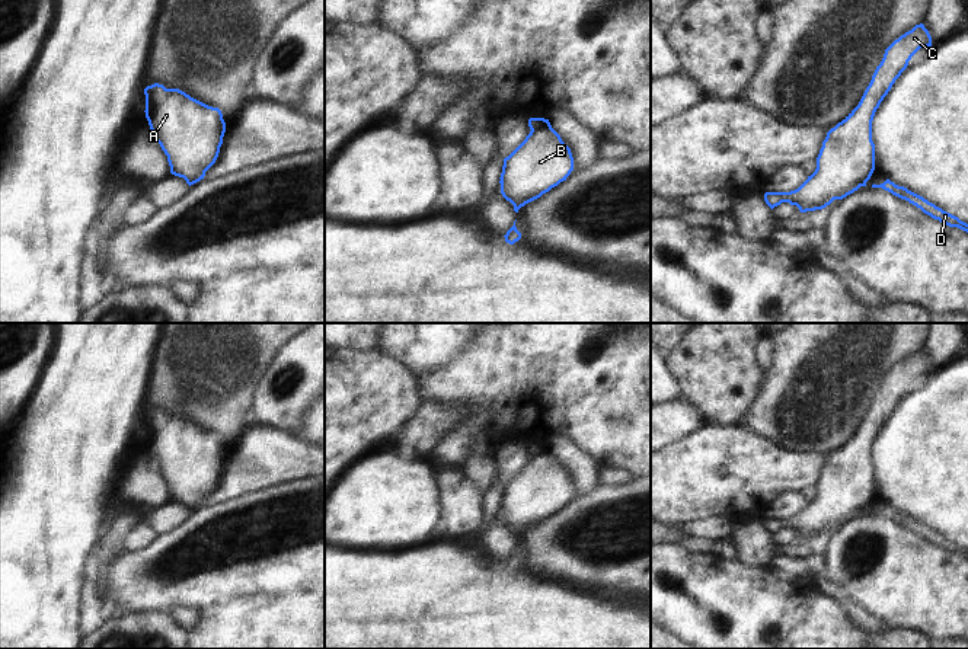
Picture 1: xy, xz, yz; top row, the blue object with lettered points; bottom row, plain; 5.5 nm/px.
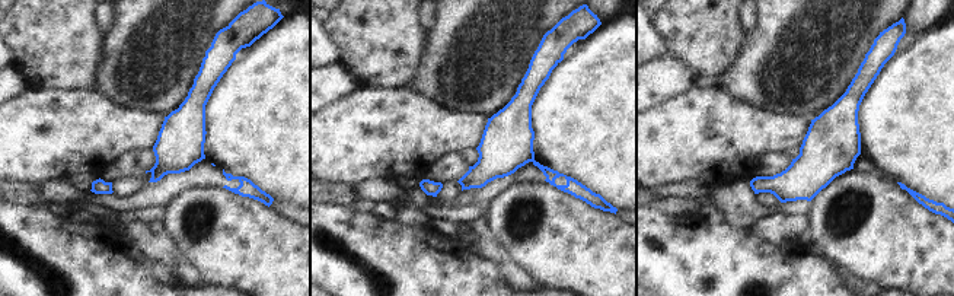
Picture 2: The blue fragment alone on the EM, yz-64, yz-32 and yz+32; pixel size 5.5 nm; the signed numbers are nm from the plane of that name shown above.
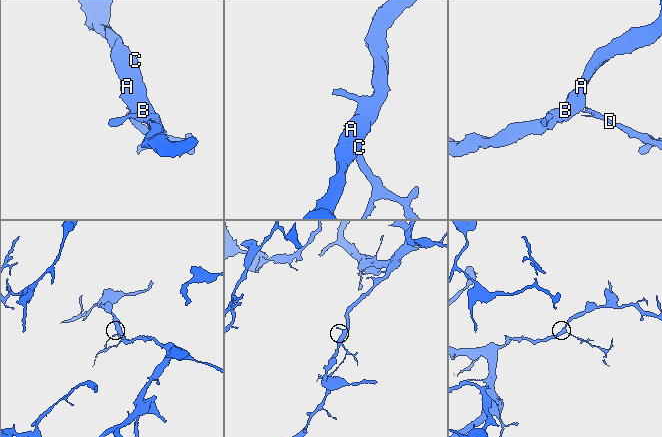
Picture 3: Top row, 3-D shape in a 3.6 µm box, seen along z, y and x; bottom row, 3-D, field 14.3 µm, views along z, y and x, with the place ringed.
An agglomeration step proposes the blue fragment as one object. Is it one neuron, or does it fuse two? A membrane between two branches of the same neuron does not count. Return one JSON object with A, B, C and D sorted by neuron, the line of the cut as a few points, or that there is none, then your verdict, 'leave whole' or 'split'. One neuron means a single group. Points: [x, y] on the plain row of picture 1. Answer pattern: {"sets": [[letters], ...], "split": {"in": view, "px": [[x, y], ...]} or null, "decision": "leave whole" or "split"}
{"sets": [["A", "B", "C"], ["D"]], "split": {"in": "yz", "px": [[865, 508], [861, 511]]}, "decision": "split"}

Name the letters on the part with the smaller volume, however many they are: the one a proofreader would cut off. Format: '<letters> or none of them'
D

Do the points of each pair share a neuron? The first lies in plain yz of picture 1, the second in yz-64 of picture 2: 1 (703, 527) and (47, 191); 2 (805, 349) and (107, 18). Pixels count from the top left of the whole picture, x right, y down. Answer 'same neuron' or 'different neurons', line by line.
1: same neuron
2: different neurons

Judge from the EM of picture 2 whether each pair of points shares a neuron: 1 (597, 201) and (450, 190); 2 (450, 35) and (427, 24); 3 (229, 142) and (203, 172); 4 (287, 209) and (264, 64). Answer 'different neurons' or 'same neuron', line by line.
1: different neurons
2: different neurons
3: different neurons
4: different neurons

